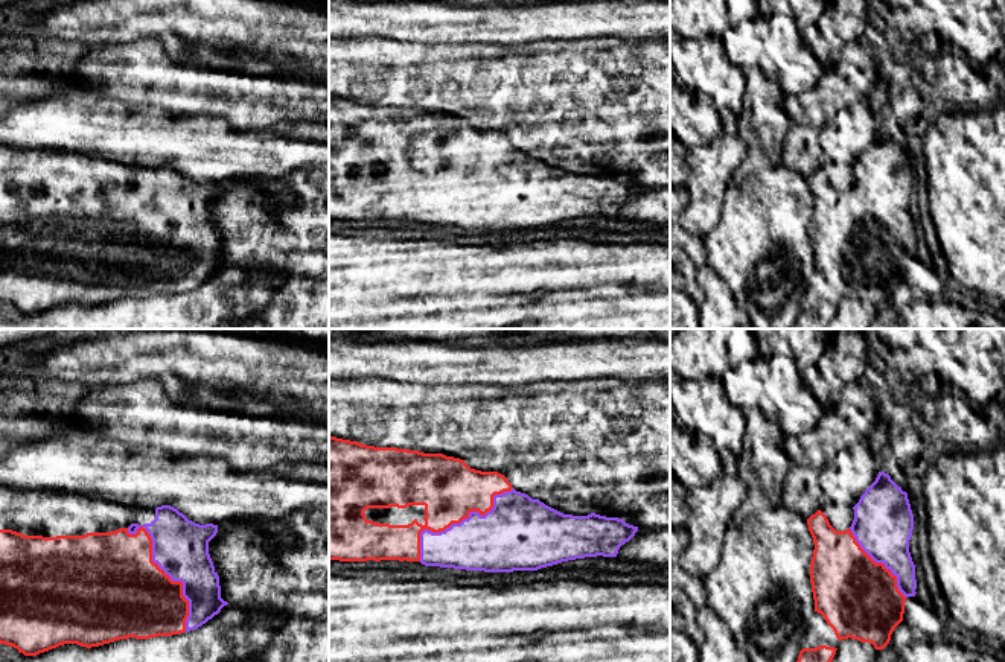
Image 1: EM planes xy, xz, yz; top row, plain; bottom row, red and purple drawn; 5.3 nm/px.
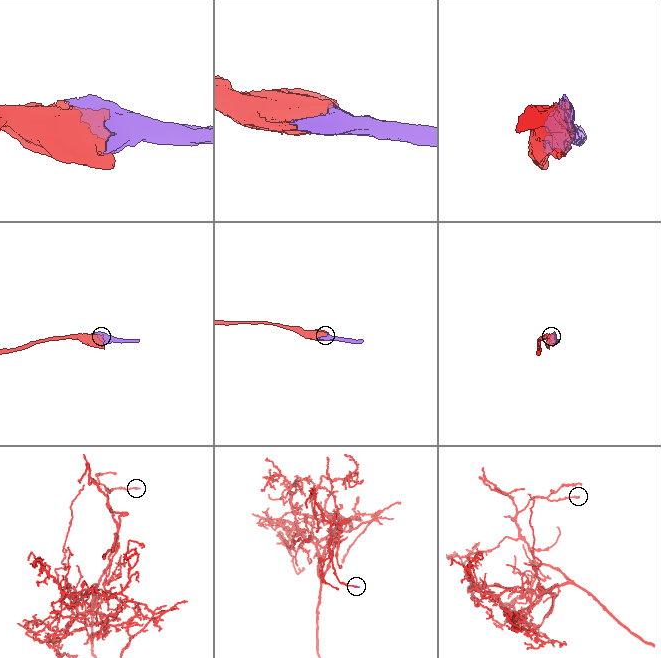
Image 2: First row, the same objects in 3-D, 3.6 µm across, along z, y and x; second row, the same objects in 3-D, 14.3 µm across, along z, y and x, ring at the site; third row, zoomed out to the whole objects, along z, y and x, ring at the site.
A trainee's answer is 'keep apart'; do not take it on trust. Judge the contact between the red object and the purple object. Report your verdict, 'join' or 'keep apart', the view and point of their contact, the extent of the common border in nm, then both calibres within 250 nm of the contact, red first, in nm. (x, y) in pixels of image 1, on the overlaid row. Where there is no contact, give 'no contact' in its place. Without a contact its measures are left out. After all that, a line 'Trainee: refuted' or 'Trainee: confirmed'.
join; contact xy (165, 574); length 650 nm; calibres 460 and 300 nm
Trainee: refuted

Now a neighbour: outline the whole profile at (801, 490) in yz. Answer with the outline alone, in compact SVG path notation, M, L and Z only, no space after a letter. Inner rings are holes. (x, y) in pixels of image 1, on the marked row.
M792 464L783 484L783 505L807 520L821 510L824 498L818 470L806 464Z

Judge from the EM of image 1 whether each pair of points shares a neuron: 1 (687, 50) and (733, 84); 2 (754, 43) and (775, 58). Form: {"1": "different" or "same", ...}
{"1": "same", "2": "same"}

